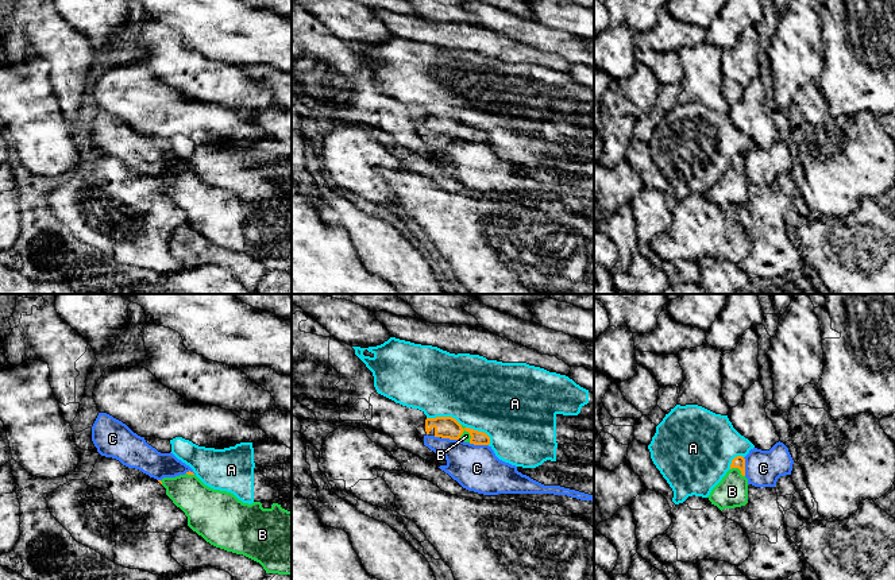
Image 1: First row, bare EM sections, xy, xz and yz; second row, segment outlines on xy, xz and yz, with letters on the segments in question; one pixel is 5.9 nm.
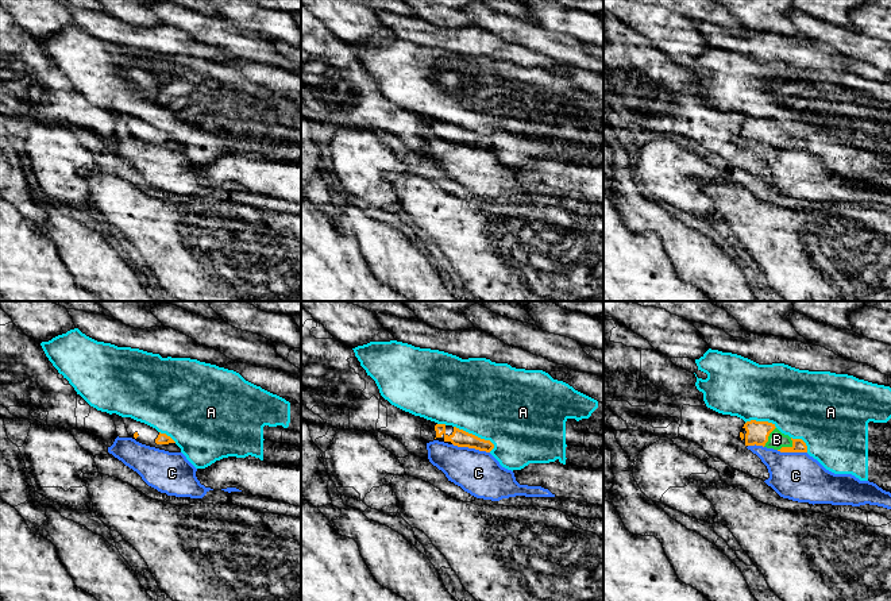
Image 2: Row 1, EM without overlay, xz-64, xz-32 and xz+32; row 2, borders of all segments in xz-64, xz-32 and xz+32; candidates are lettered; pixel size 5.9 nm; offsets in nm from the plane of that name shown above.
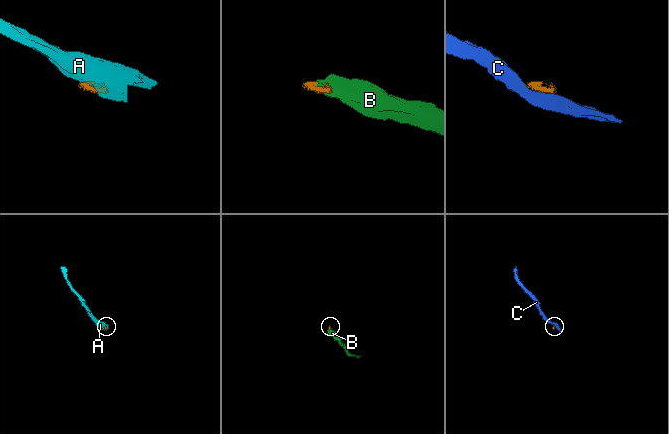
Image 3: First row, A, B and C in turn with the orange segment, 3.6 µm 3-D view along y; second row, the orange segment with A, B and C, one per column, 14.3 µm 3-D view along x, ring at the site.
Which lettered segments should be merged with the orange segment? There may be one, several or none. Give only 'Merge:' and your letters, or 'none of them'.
Merge: B

